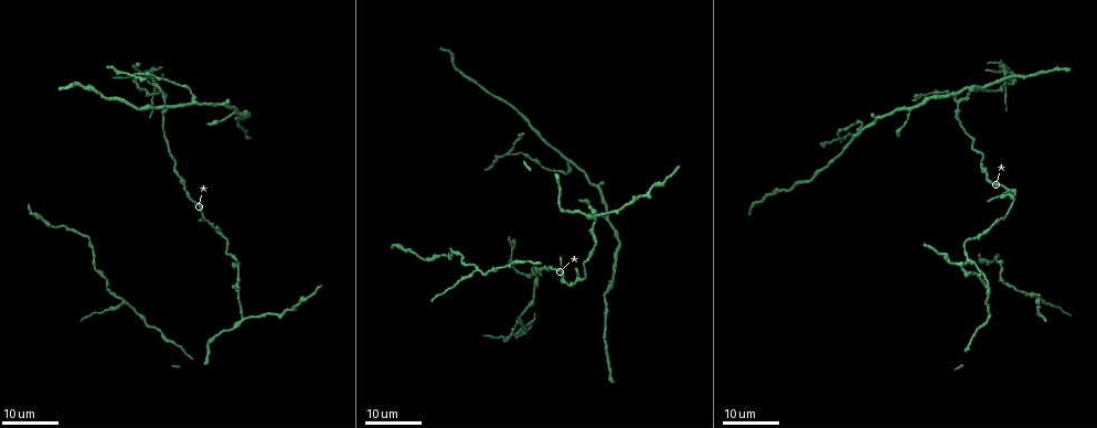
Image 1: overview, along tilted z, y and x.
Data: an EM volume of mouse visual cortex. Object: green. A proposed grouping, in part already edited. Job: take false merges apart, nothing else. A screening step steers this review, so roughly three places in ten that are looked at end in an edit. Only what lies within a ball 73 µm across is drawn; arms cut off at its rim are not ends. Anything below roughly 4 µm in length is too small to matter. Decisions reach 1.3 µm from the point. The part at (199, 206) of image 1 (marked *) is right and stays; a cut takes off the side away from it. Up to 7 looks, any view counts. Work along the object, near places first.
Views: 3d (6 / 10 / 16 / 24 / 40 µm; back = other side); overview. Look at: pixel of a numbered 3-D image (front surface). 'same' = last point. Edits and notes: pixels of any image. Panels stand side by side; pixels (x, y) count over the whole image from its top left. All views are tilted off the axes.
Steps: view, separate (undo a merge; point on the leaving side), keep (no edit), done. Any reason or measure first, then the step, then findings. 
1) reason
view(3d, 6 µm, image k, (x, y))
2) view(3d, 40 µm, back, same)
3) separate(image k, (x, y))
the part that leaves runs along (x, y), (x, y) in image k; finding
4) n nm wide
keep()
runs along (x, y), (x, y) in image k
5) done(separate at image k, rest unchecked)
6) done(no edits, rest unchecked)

three-way junction
view(3d, 24 µm, image 1, (567, 160))

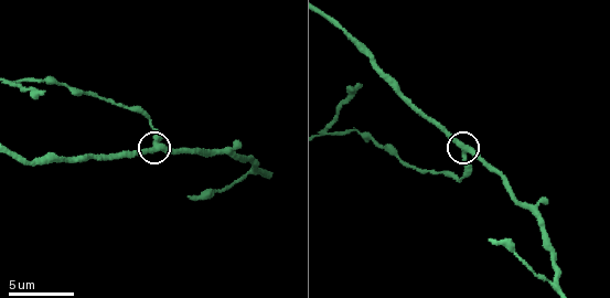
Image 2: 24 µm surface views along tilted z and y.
zoom in
view(3d, 10 µm, image 2, (465, 151))

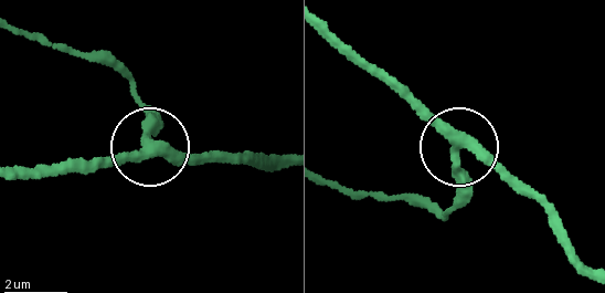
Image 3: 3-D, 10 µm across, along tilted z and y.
side arm 22 µm
keep()
runs along (592, 274), (543, 209), (464, 146), (456, 152), (455, 203) in image 3; continuous, no second neuron

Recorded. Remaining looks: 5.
three-way junction
view(3d, 6 µm, image 2, (556, 283))

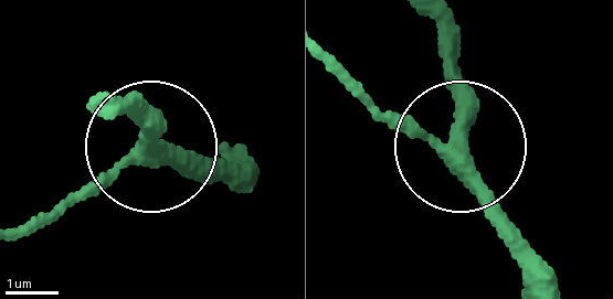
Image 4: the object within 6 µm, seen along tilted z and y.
keep()
one neuron here

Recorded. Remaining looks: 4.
three-way junction
view(3d, 16 µm, image 1, (985, 282))

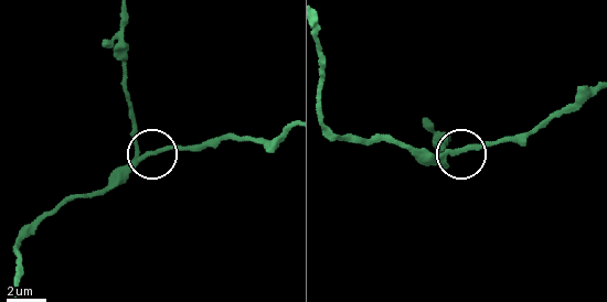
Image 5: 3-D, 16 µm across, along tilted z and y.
view(3d, 10 µm, image 5, (453, 151))

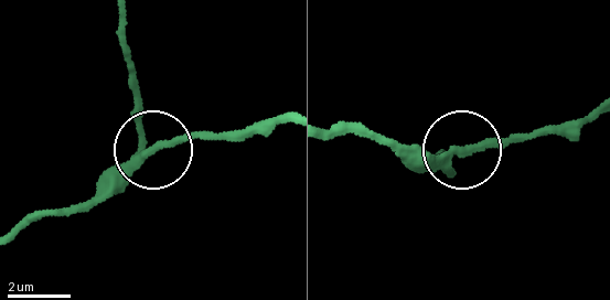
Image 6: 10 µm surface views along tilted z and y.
210 nm wide
keep()
runs along (120, 15), (131, 106), (148, 146), (254, 134) in image 6; all the same neuron

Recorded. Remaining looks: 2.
done(no edits, rest unchecked)

